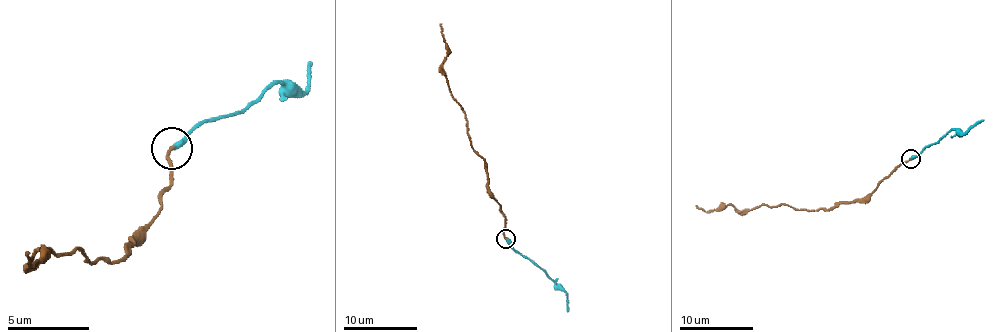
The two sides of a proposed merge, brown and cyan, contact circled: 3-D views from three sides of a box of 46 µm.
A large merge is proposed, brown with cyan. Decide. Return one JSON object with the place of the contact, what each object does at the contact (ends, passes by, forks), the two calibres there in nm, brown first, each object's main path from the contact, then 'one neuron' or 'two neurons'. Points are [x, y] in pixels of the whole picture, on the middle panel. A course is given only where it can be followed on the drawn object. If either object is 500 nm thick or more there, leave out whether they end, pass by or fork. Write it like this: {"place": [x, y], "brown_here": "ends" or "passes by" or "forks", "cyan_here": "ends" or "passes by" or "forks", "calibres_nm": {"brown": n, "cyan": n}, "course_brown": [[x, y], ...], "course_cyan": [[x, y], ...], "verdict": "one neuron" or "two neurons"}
{"place": [505, 238], "brown_here": "ends", "cyan_here": "ends", "calibres_nm": {"brown": 190, "cyan": 380}, "course_brown": [[506, 238], [487, 169], [471, 143], [463, 108], [452, 97], [443, 69], [447, 45], [439, 23]], "course_cyan": [[506, 238], [563, 292], [567, 312]], "verdict": "one neuron"}

